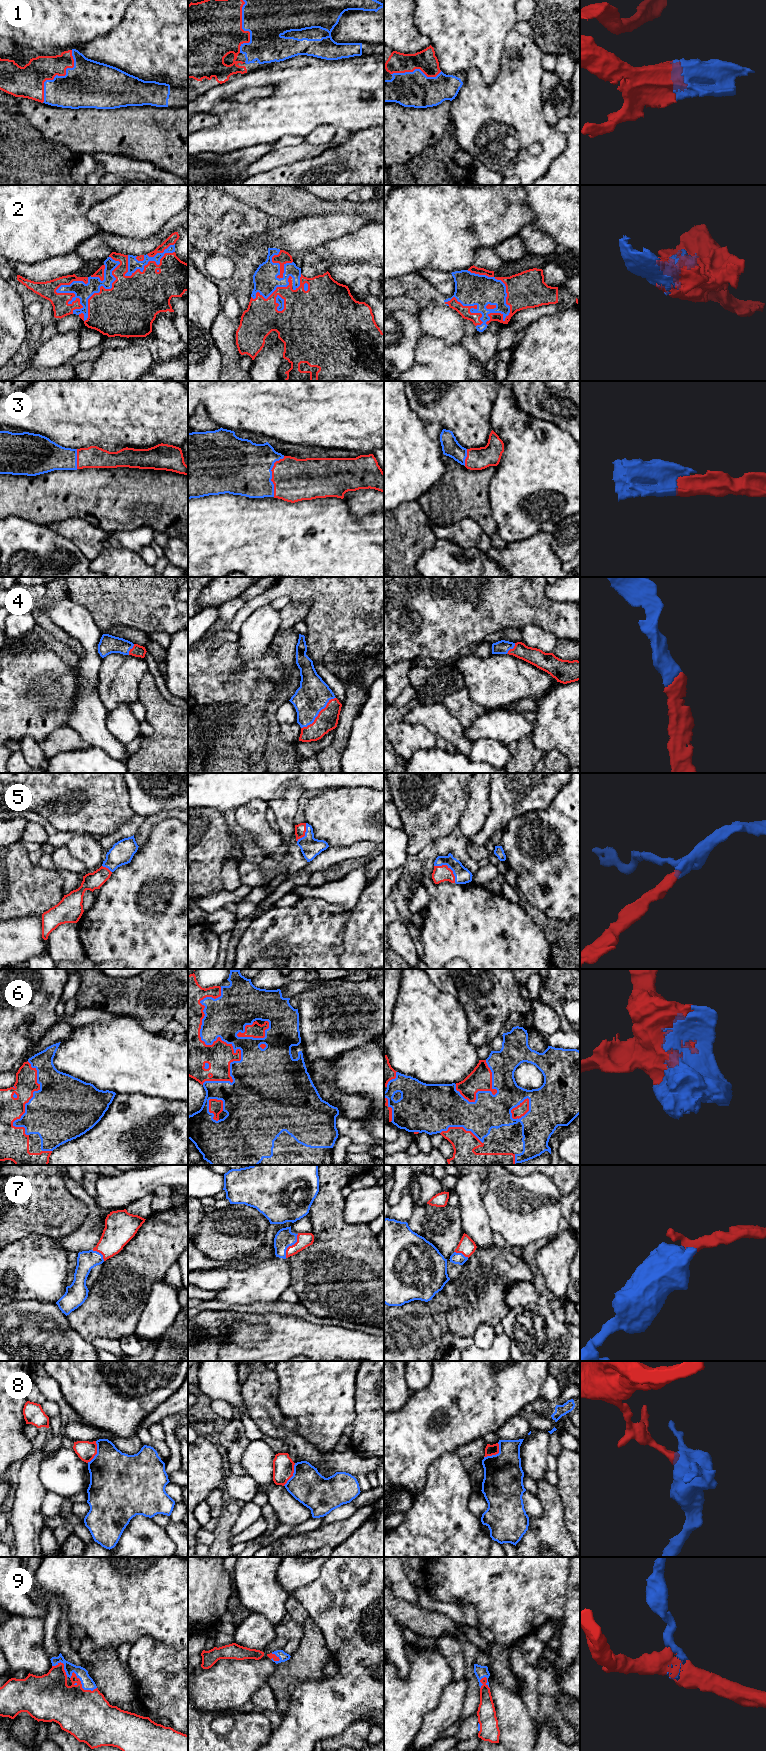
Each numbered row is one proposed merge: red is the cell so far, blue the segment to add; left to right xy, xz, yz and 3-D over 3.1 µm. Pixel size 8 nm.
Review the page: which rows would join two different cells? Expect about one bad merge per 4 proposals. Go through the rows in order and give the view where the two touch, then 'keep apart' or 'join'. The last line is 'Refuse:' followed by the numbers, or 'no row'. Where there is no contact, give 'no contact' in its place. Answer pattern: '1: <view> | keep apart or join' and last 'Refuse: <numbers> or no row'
1: xy | join
2: xy | join
3: xz | join
4: xz | join
5: yz | join
6: xz | join
7: xz | join
8: yz | keep apart
9: xy | join
Refuse: 8

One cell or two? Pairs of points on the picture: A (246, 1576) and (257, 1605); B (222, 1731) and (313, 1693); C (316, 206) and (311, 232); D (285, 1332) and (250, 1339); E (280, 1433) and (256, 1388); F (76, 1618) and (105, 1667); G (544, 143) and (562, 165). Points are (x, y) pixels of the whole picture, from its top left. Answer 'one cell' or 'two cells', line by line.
A: one cell
B: two cells
C: two cells
D: two cells
E: one cell
F: two cells
G: two cells

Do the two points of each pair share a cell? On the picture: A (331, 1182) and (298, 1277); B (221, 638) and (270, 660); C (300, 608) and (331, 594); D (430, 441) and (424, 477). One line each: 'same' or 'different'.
A: same
B: different
C: different
D: same

